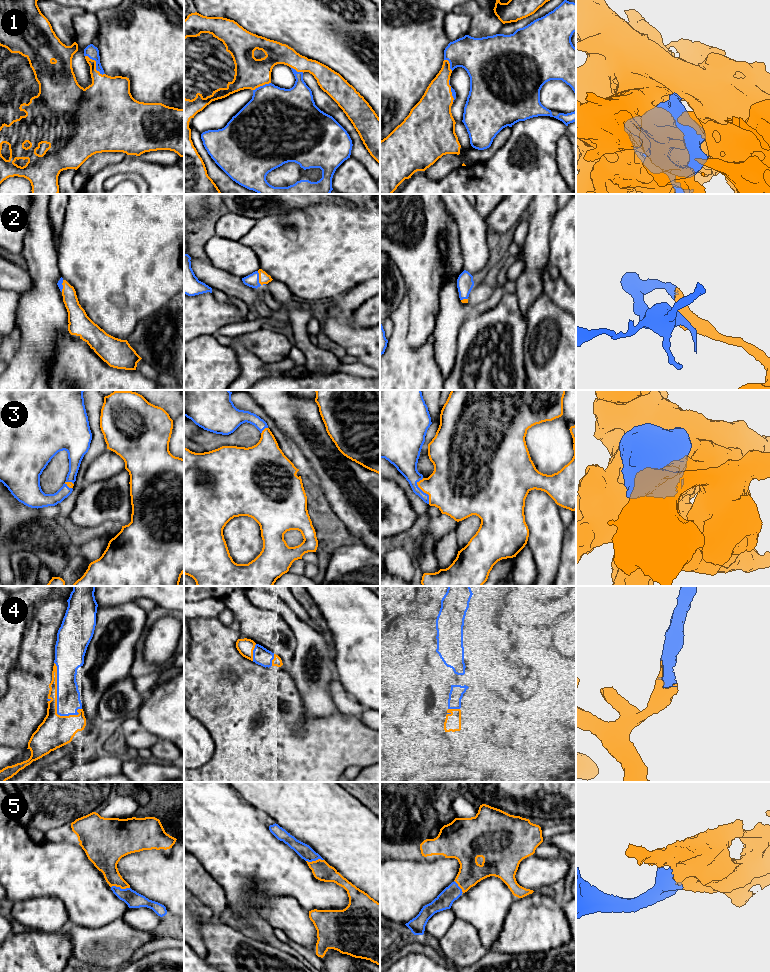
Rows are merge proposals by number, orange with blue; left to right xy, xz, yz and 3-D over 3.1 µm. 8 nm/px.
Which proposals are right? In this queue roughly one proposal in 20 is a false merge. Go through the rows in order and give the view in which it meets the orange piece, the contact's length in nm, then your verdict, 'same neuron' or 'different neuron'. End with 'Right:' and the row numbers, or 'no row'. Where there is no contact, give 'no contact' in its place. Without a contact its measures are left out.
1: contact in xy; length 220 nm; same neuron
2: contact in xz; length 130 nm; same neuron
3: contact in yz; length 220 nm; same neuron
4: contact in xy; length 480 nm; same neuron
5: contact in xy; length 150 nm; same neuron
Right: 1, 2, 3, 4, 5

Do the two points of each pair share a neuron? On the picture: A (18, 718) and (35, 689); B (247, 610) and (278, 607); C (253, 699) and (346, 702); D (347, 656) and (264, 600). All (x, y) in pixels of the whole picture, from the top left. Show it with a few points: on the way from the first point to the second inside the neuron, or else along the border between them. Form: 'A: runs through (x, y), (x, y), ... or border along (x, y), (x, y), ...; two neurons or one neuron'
A: runs through (20, 711), (28, 696); one neuron
B: border along (246, 596), (255, 606), (272, 610), (284, 620); two neurons
C: border along (339, 711), (355, 715), (359, 718); two neurons
D: border along (331, 646), (335, 669); two neurons

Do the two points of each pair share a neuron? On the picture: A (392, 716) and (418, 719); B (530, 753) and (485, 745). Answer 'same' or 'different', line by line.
A: different
B: different

